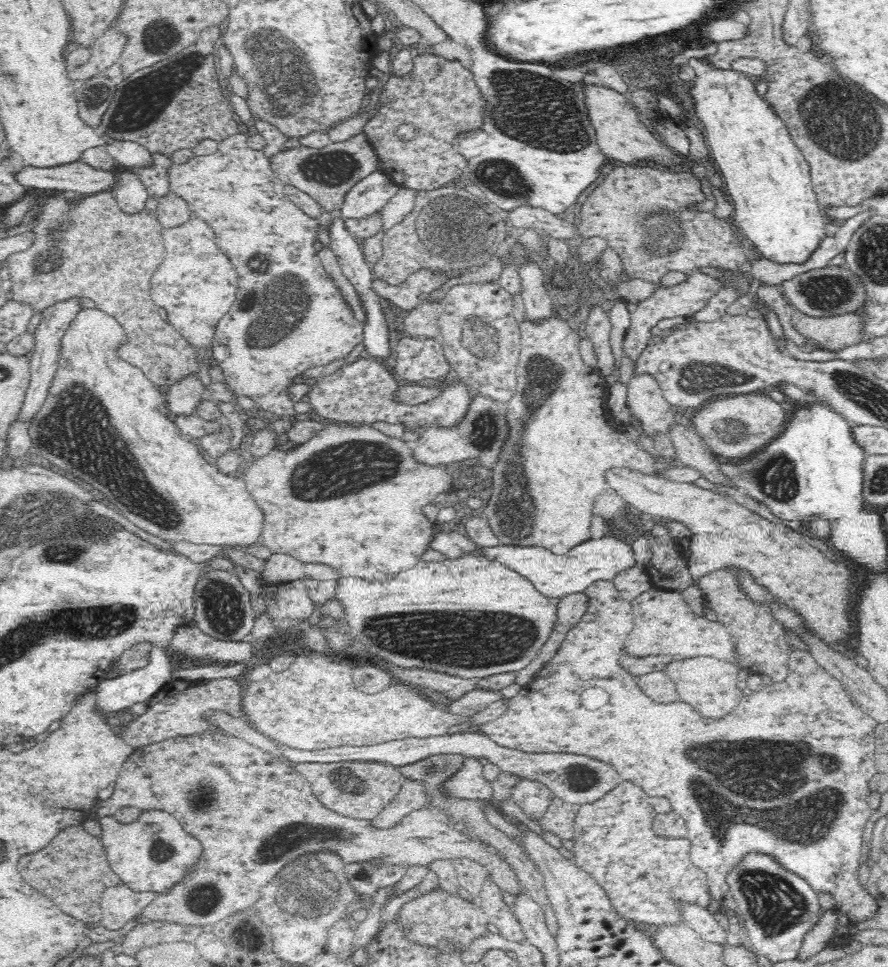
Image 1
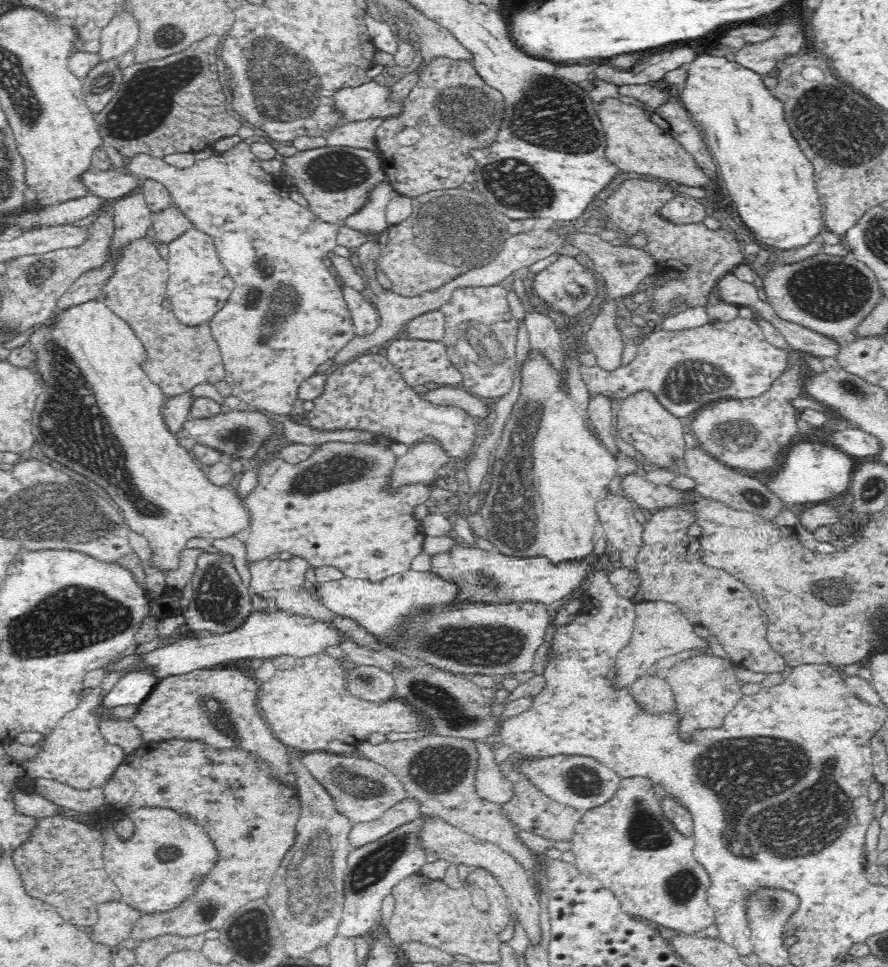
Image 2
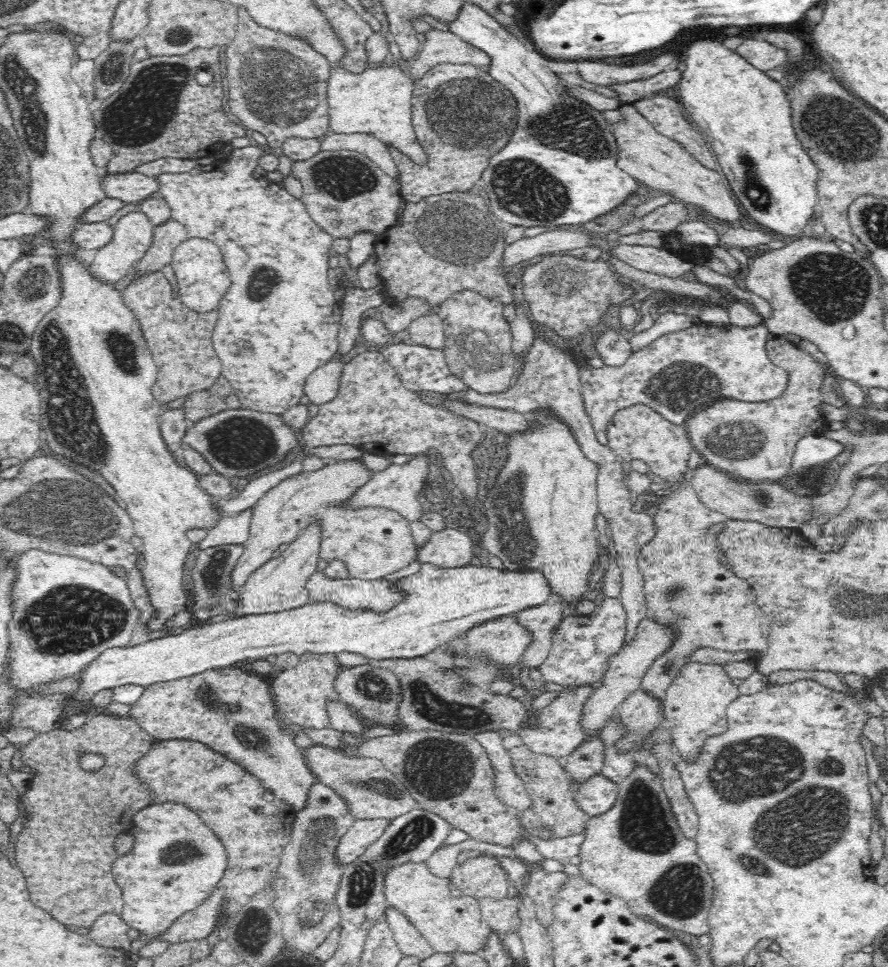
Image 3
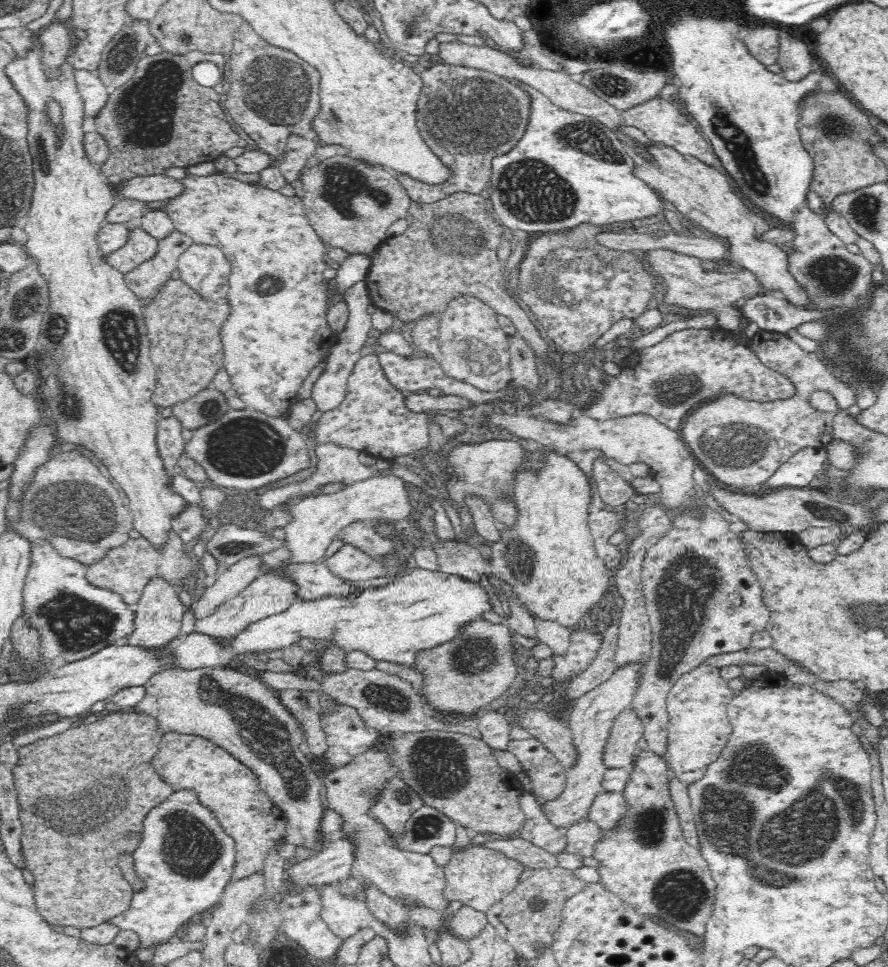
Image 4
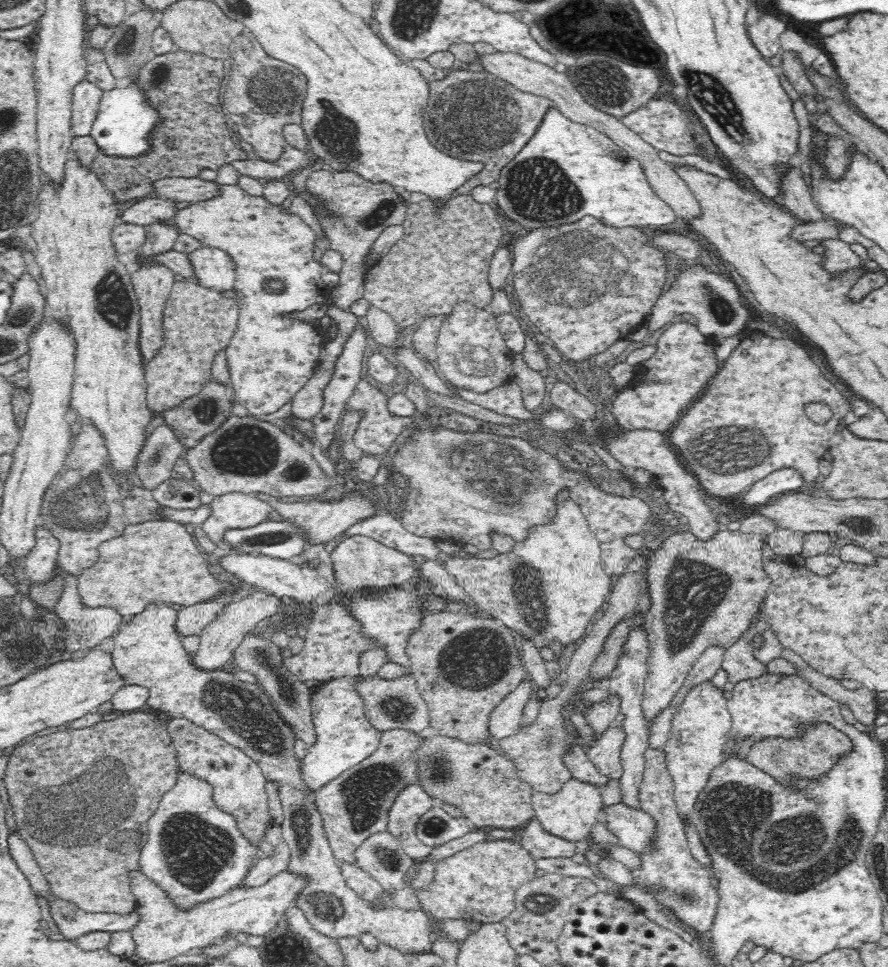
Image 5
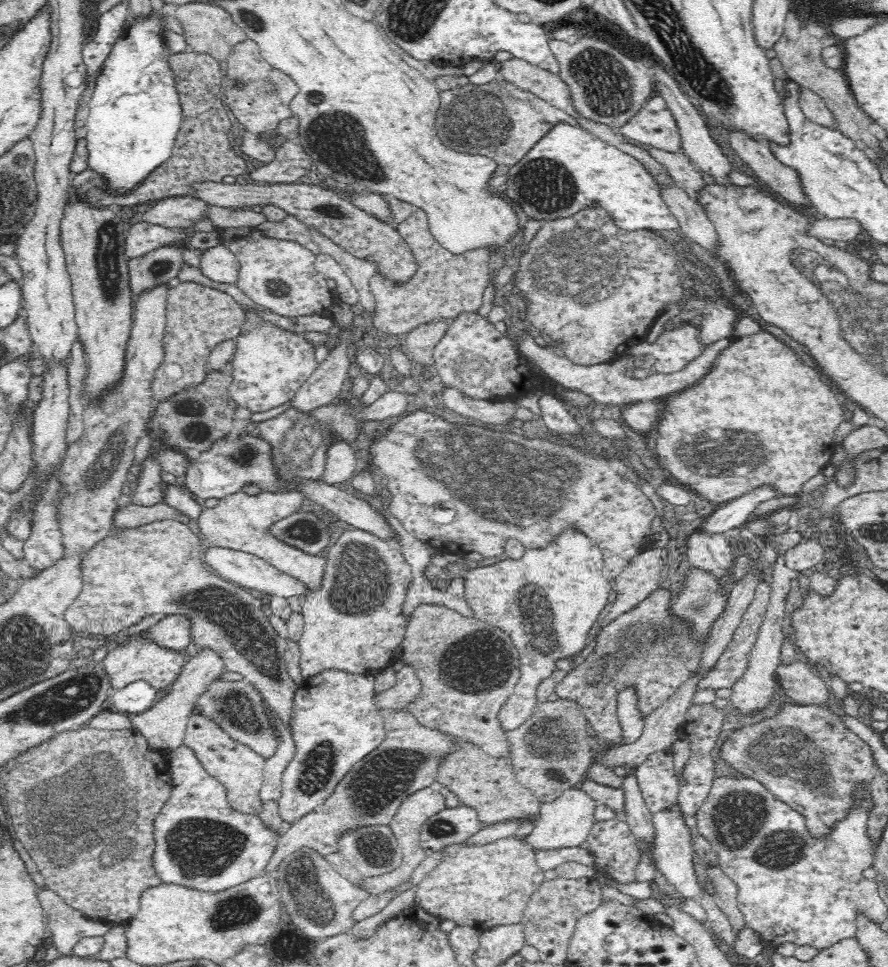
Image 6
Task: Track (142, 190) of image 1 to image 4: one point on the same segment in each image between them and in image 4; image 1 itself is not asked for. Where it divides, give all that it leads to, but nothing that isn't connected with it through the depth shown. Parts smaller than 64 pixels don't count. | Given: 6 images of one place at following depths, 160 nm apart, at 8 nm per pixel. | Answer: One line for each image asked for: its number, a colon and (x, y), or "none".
2: (131, 214)
3: (133, 233)
4: (139, 246)

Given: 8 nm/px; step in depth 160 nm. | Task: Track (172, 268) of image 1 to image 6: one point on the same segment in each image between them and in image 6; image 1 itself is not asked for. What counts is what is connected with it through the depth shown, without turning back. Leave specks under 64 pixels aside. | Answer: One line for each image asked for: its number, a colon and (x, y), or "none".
2: (199, 285)
3: (197, 263)
4: (204, 268)
5: (212, 268)
6: (219, 264)

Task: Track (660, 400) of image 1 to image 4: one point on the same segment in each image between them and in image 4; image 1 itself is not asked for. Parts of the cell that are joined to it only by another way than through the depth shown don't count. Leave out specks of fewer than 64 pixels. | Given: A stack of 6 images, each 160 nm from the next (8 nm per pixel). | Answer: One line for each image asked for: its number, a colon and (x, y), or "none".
2: (642, 421)
3: (638, 431)
4: (640, 437)

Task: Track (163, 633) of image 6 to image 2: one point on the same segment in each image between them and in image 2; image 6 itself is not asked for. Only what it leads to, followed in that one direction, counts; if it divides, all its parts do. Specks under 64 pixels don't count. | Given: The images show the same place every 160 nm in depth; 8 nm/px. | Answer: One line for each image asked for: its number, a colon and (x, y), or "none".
2: (336, 508)
3: (372, 542)
4: (229, 584)
5: (190, 619)

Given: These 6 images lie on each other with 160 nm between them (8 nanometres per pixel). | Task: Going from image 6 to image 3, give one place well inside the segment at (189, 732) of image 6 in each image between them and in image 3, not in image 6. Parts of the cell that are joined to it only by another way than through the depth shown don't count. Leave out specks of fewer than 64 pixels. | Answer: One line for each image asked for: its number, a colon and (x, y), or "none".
3: (254, 825)
4: (225, 786)
5: (239, 787)

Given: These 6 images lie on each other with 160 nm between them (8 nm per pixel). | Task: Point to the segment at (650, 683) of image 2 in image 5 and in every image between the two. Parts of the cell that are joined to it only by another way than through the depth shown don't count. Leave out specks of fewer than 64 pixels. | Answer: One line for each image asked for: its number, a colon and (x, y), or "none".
3: (641, 712)
4: (620, 749)
5: (605, 753)

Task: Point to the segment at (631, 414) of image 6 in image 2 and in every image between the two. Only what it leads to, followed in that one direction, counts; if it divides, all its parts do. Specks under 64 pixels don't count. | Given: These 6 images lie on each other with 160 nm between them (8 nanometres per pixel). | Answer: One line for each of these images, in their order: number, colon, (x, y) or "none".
2: (684, 369)
3: (679, 371)
4: (689, 367)
5: (685, 361)

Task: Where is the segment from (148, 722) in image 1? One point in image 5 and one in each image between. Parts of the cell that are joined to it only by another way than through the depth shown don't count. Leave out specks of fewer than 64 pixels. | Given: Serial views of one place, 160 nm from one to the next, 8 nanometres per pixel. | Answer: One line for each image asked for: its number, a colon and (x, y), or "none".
2: (218, 707)
3: (233, 713)
4: (237, 712)
5: (147, 651)

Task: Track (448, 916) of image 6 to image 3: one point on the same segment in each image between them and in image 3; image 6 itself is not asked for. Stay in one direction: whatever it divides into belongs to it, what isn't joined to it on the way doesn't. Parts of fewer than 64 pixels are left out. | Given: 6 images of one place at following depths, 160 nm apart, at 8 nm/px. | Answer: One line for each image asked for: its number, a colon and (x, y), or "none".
3: (479, 876)
4: (478, 876)
5: (478, 884)

